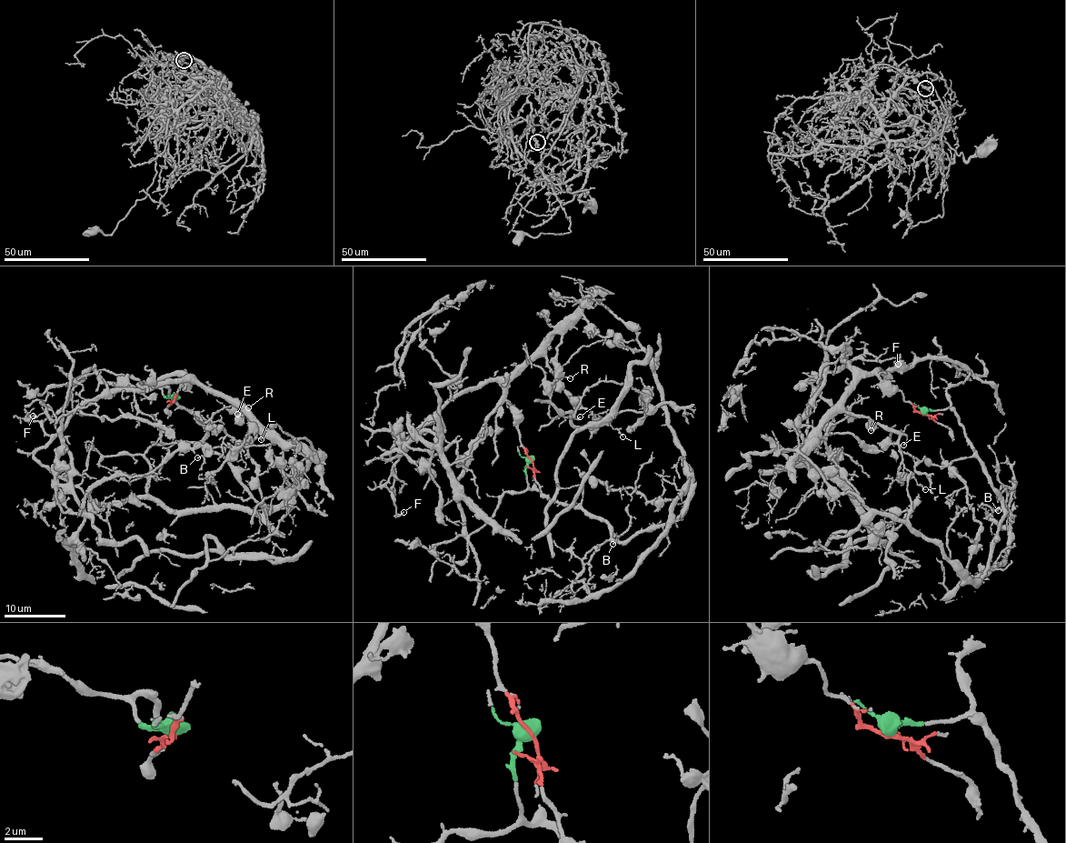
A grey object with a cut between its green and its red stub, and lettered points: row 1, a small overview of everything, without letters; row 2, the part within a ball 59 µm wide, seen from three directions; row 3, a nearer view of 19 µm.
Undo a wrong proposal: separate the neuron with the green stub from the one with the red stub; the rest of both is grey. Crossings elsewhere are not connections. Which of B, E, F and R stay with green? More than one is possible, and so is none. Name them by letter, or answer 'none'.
B

